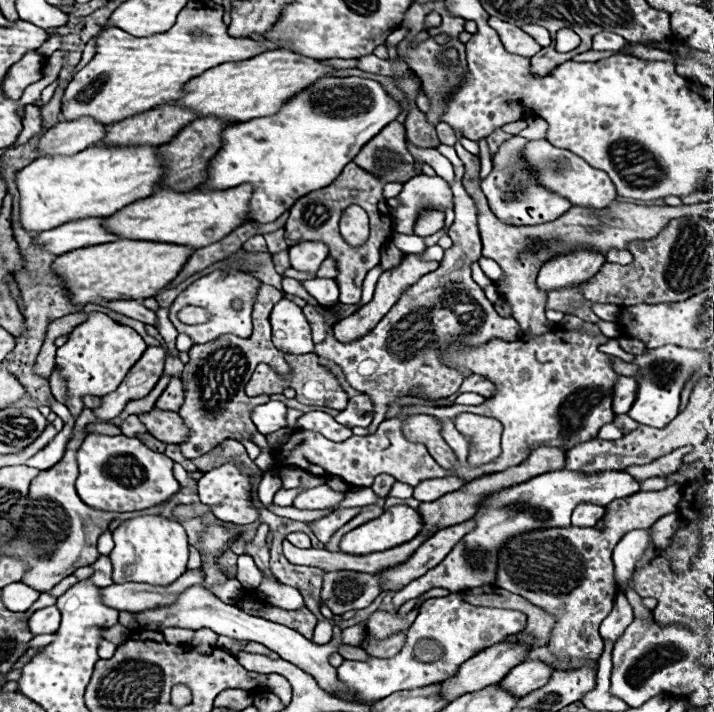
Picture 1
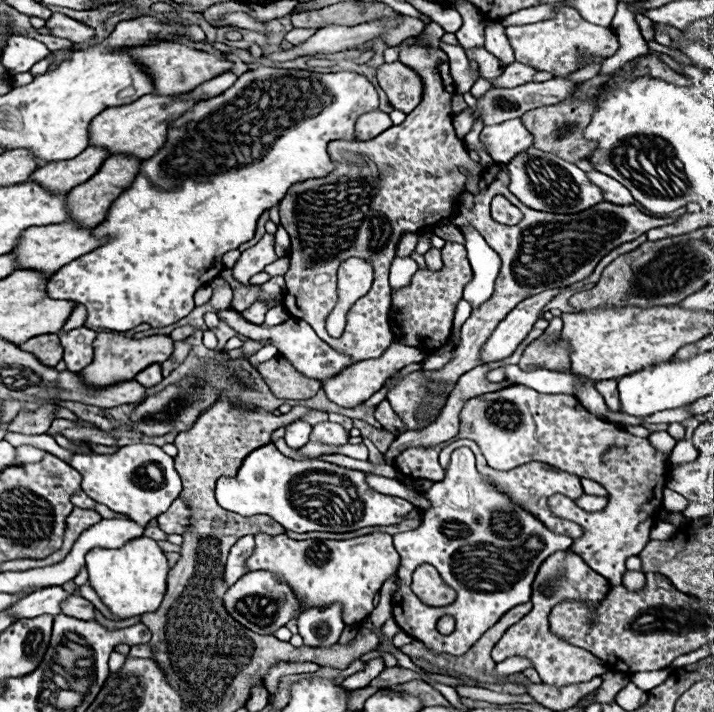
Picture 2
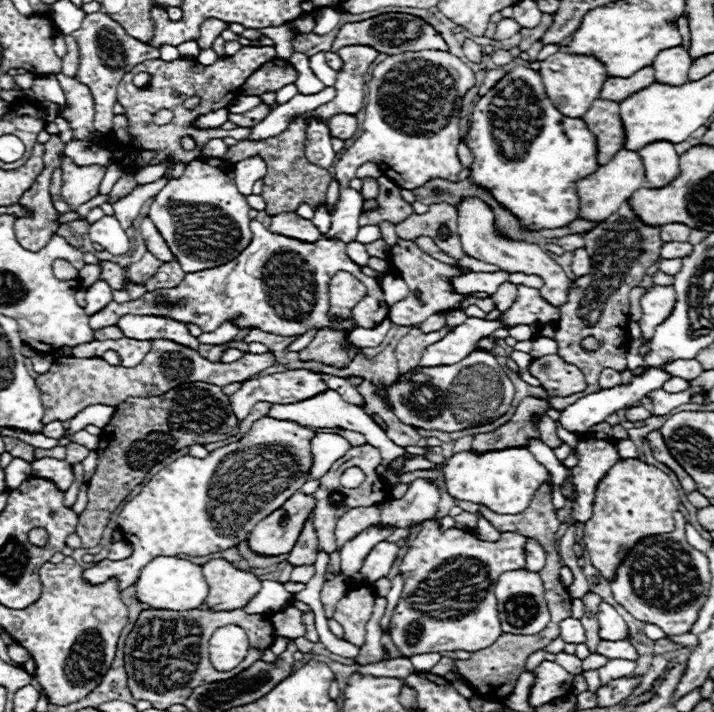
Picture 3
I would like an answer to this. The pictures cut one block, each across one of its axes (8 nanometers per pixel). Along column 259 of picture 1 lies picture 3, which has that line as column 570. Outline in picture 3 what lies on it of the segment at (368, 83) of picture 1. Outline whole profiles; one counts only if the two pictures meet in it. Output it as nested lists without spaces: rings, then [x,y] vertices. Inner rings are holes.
[[[524,66],[510,70],[488,94],[484,94],[476,102],[472,110],[470,130],[464,136],[464,144],[474,154],[474,162],[470,166],[470,182],[488,190],[494,200],[510,210],[520,220],[520,226],[528,230],[562,228],[576,220],[576,182],[598,170],[594,134],[582,120],[564,118],[546,96],[540,74]]]

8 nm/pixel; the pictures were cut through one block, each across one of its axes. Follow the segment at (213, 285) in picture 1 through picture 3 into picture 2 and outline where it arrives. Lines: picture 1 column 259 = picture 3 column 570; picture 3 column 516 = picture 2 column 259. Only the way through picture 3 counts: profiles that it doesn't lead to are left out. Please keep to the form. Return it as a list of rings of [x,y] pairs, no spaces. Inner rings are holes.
[[[264,234],[264,238],[256,246],[242,252],[236,266],[232,268],[232,274],[240,284],[248,286],[250,276],[262,272],[264,266],[268,266],[268,262],[274,262],[276,258],[278,256],[274,254],[274,236]]]

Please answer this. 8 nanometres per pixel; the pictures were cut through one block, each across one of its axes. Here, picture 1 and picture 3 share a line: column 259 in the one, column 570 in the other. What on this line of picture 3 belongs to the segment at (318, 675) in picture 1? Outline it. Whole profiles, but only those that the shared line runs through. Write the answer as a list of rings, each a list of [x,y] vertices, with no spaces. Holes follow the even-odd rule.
[[[566,618],[560,622],[560,638],[564,642],[572,642],[572,644],[580,644],[586,640],[586,632],[580,620],[576,618]]]

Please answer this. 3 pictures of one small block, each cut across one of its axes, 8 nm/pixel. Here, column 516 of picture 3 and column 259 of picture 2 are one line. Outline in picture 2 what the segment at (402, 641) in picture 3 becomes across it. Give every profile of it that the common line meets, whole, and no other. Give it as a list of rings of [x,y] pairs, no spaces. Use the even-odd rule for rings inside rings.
[[[372,532],[350,540],[290,540],[284,534],[278,536],[256,534],[254,538],[256,538],[256,548],[246,562],[250,570],[268,570],[280,576],[282,580],[286,580],[292,586],[292,590],[296,590],[296,596],[302,600],[304,608],[330,606],[334,602],[342,602],[344,604],[342,616],[344,616],[344,624],[348,626],[360,624],[374,610],[374,596],[378,594],[380,586],[398,570],[400,564],[400,556],[392,546],[392,536],[384,532]]]

